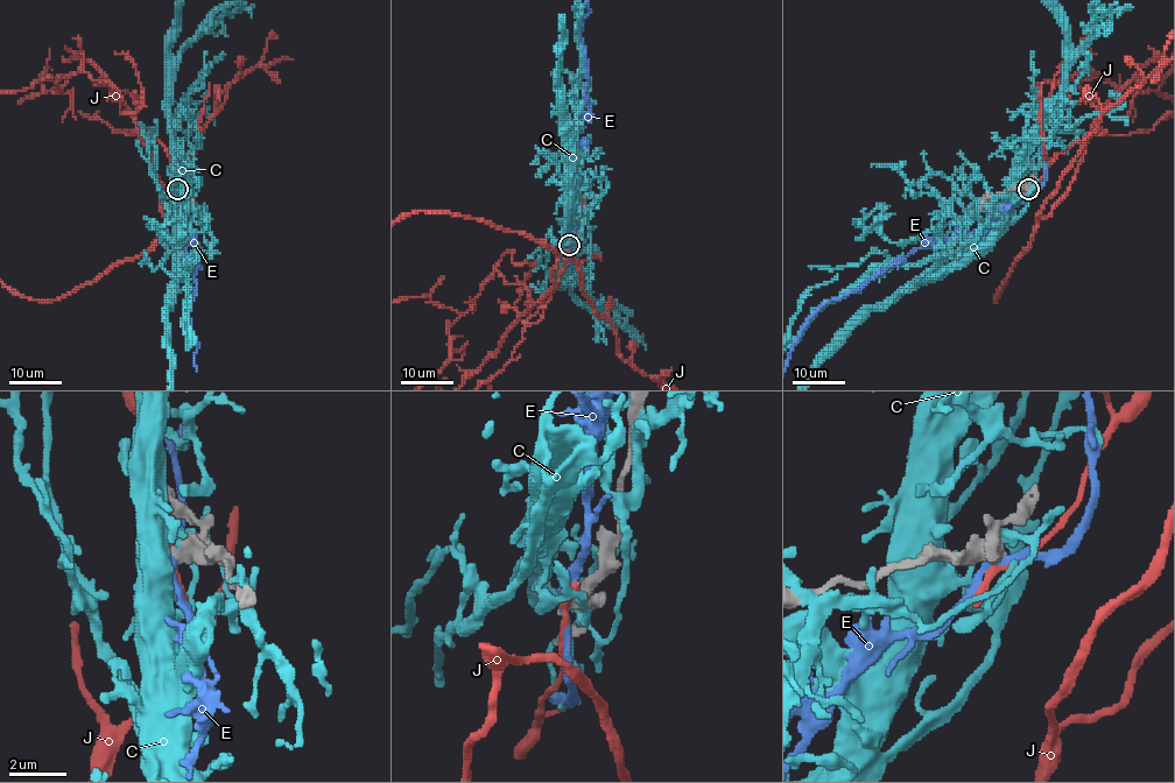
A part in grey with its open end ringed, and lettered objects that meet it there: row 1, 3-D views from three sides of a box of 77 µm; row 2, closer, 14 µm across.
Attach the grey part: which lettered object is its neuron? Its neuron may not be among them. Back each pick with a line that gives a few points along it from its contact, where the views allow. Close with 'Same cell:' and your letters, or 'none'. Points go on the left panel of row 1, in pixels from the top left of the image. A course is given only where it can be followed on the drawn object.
Same cell: none

